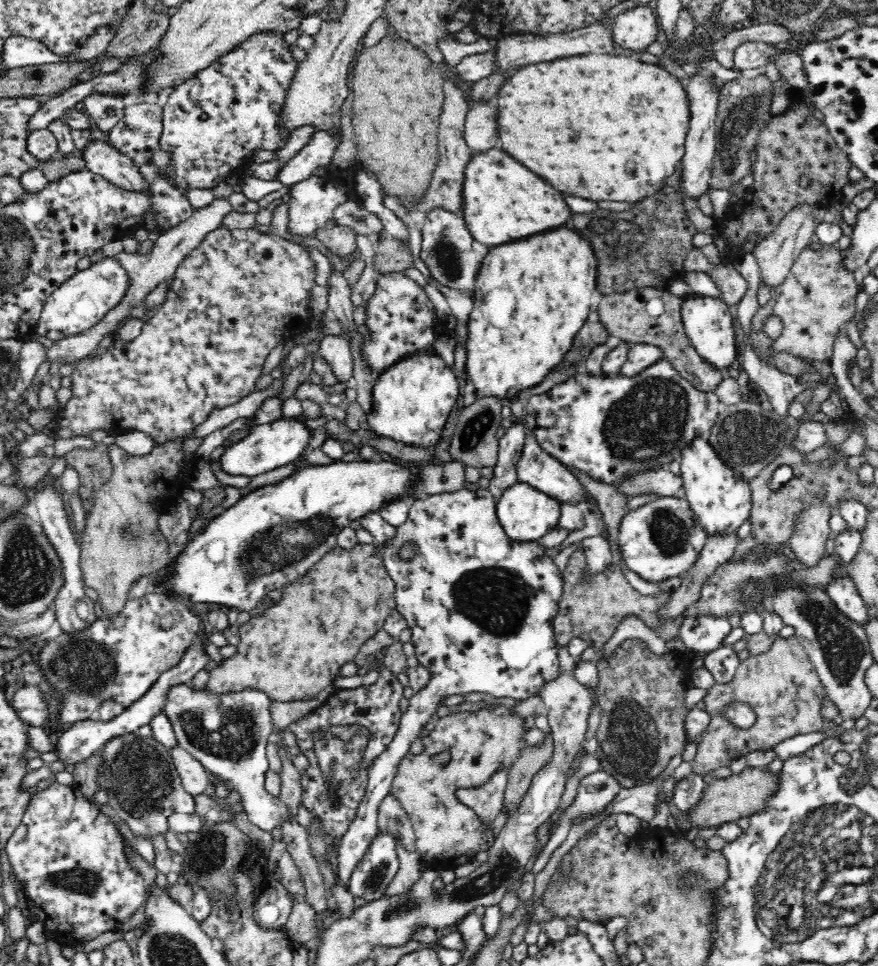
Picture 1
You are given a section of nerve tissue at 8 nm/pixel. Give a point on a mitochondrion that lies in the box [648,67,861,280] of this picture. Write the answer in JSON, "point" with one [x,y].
{"point":[746,116]}

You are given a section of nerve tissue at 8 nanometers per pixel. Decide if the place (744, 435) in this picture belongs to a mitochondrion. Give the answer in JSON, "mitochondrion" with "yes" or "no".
{"mitochondrion":"yes"}

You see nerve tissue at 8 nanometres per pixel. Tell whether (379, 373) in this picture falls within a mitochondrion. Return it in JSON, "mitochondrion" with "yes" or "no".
{"mitochondrion":"no"}

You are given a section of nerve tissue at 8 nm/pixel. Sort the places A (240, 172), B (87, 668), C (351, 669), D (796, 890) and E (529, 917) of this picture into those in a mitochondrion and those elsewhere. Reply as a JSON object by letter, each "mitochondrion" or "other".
{"A":"other","B":"mitochondrion","C":"other","D":"mitochondrion","E":"other"}

